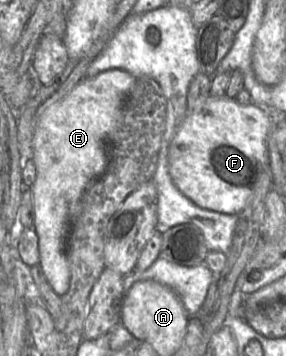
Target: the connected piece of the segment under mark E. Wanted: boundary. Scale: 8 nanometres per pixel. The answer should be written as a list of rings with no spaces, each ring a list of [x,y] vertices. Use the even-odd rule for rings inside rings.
[[[124,70],[104,71],[77,83],[69,94],[47,107],[39,117],[32,155],[37,171],[31,187],[33,227],[38,236],[39,265],[53,291],[60,296],[70,285],[66,240],[71,208],[87,186],[106,170],[108,138],[122,122],[123,102],[135,82],[136,78]]]

